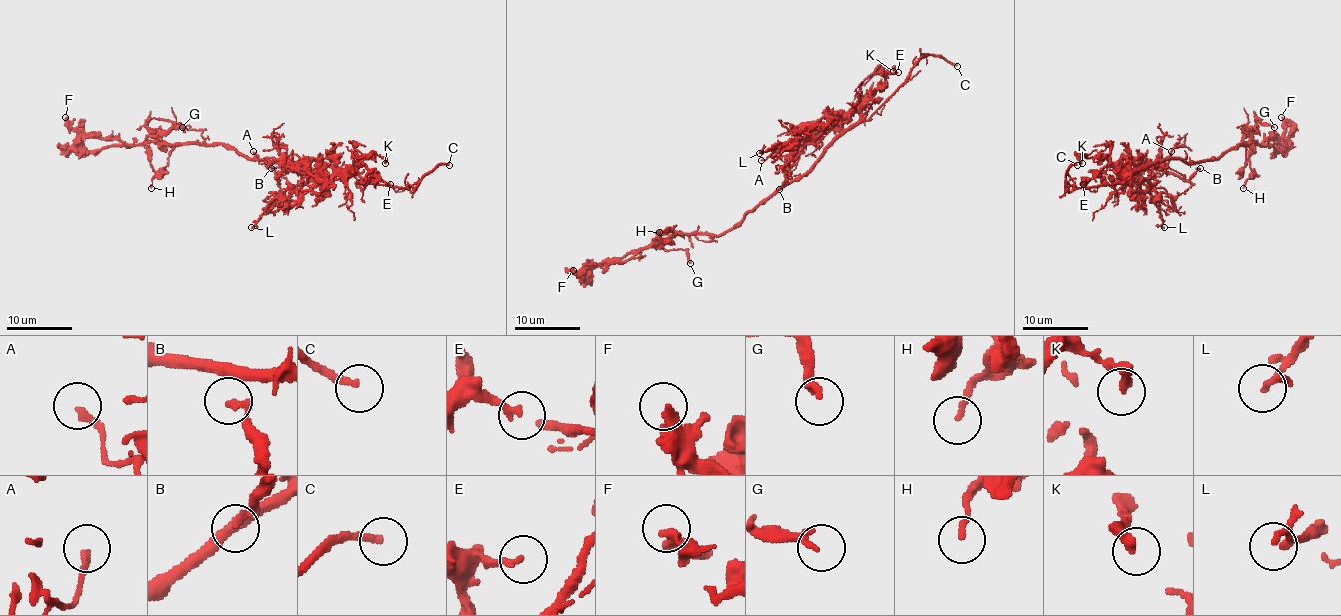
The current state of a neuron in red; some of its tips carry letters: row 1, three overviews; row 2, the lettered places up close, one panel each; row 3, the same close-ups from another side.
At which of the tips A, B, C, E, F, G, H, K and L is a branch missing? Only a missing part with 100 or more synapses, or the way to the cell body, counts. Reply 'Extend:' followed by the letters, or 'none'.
Extend: C

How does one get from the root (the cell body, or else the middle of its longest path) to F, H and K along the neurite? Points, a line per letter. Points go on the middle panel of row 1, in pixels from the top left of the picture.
F: (779, 189), (756, 204), (730, 229), (716, 235), (670, 234), (621, 257), (600, 262), (585, 273), (573, 270)
H: (779, 189), (756, 204), (730, 229), (716, 235), (670, 234), (657, 240), (662, 239), (659, 232)
K: (779, 189), (797, 181), (851, 123), (850, 114), (861, 102), (860, 86), (873, 74), (884, 69), (893, 71)

